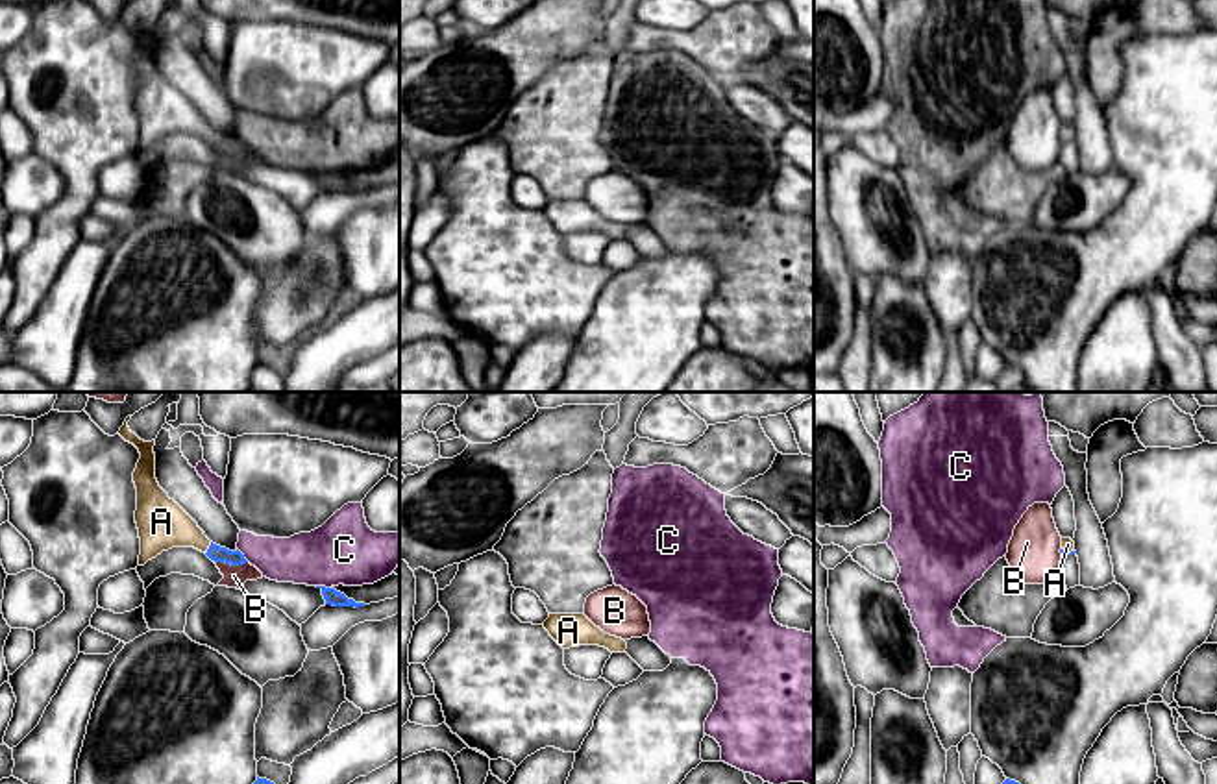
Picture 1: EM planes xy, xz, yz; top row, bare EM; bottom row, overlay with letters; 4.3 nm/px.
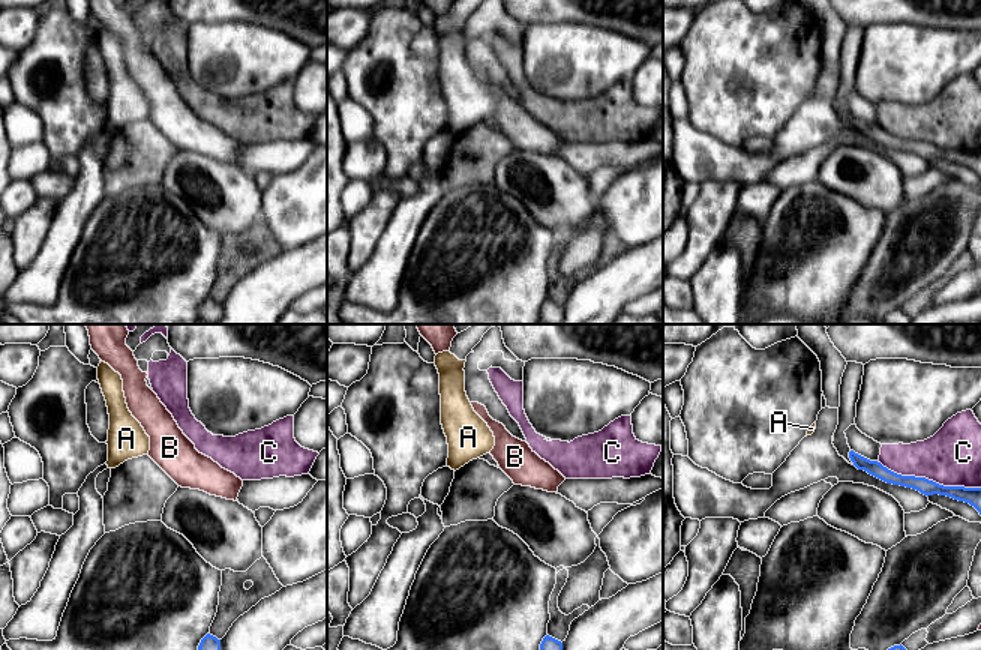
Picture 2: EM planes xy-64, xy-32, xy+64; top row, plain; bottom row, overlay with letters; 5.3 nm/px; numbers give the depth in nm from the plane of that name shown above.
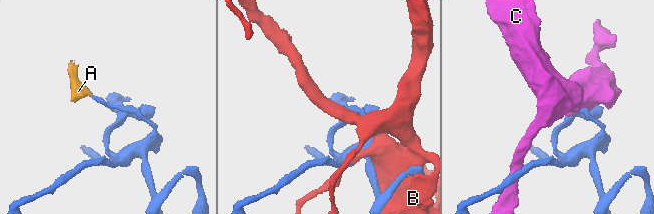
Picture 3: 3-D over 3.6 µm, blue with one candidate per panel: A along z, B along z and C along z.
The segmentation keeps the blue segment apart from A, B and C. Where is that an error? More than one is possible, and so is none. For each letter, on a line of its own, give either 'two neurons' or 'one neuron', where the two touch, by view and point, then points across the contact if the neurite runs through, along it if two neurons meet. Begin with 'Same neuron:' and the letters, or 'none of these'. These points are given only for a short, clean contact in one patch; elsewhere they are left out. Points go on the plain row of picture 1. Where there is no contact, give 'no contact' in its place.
Same neuron: A
A: one neuron; meets blue in xy at (209, 134); runs through xy (217, 139), (209, 134), (161, 108)
B: two neurons; meets blue in xy at (230, 148)
C: two neurons; meets blue in xy at (324, 172)

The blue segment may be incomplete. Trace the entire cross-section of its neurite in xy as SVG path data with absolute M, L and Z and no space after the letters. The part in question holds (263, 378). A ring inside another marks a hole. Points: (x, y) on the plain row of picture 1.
M259 364L252 372L250 386L259 392L283 392L283 375L266 364Z

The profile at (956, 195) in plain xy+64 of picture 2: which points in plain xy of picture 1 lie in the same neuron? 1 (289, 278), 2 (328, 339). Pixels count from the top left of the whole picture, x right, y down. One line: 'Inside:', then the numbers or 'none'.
Inside: 1

